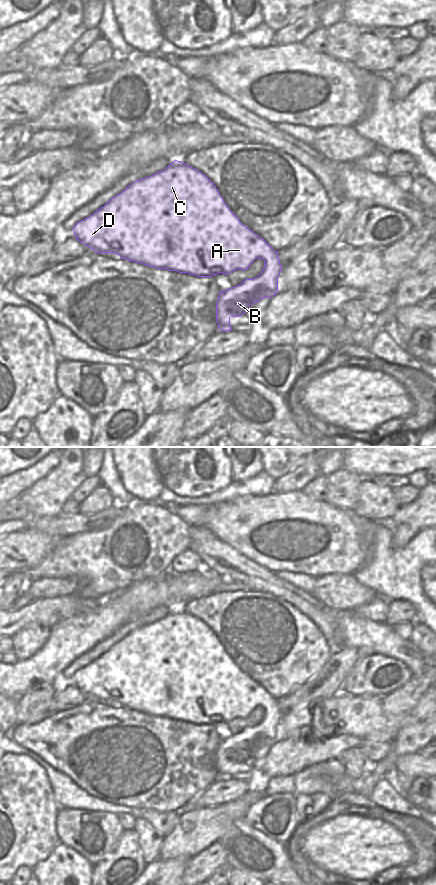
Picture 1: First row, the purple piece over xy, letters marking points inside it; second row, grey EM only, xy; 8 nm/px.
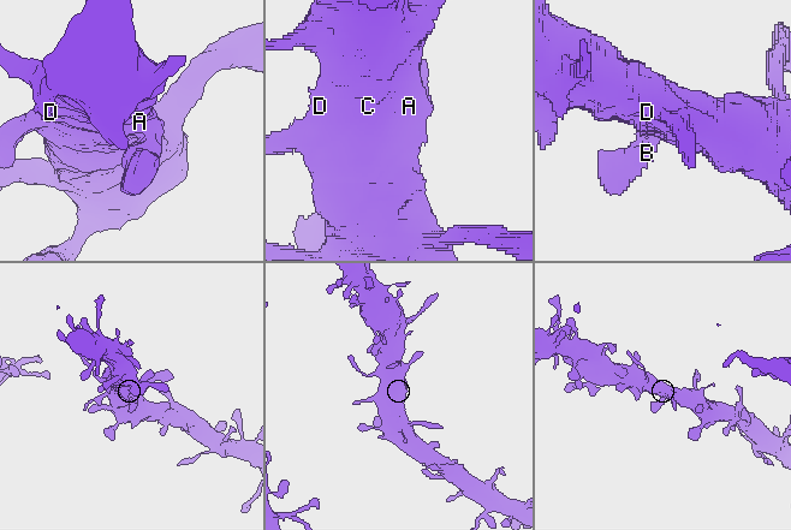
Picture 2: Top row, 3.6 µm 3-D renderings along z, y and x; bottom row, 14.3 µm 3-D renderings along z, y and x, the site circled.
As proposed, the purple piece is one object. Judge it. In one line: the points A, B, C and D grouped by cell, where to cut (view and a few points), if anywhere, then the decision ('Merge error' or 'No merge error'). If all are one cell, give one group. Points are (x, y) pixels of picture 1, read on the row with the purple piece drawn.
Groups: A B C D. No split. No merge error.

